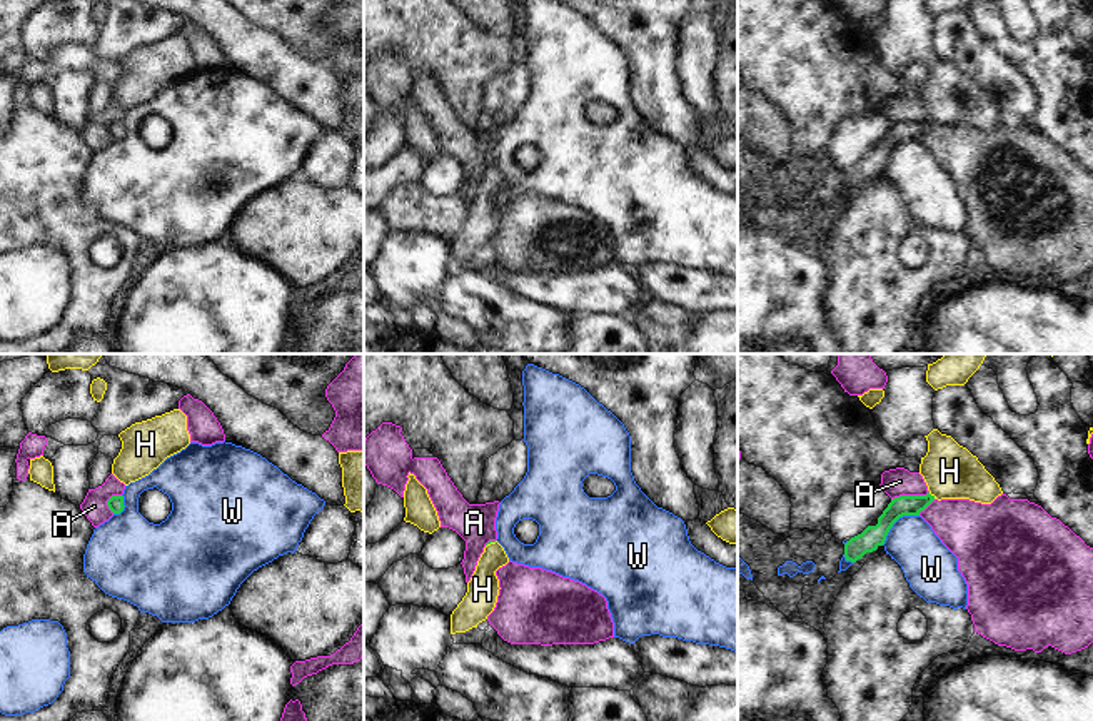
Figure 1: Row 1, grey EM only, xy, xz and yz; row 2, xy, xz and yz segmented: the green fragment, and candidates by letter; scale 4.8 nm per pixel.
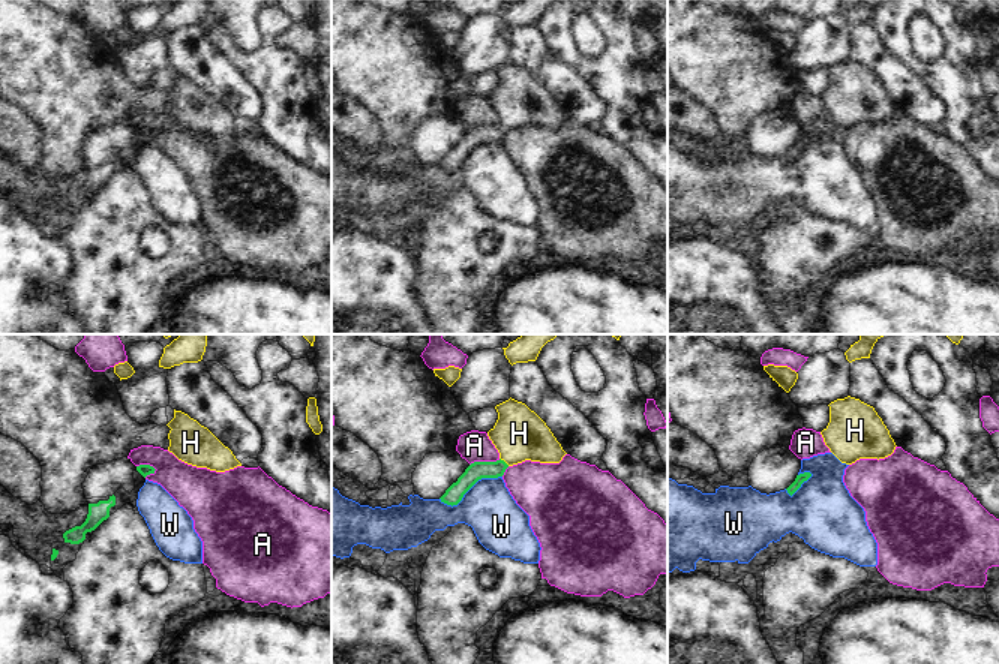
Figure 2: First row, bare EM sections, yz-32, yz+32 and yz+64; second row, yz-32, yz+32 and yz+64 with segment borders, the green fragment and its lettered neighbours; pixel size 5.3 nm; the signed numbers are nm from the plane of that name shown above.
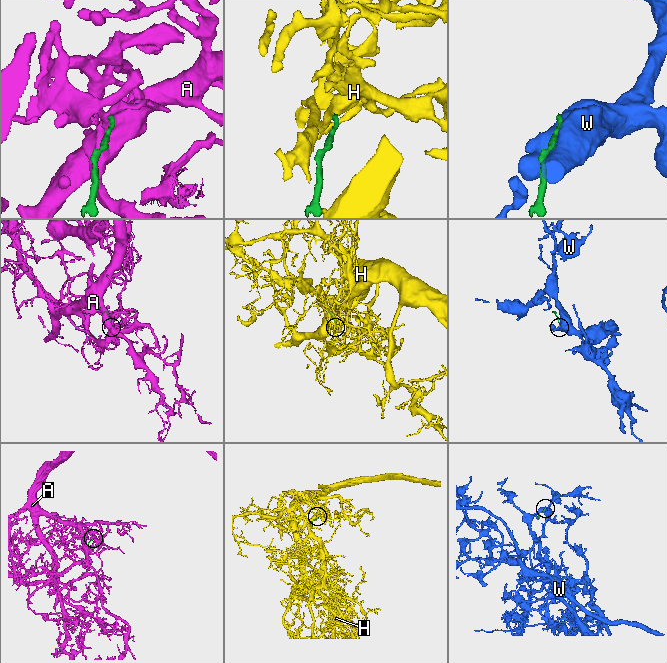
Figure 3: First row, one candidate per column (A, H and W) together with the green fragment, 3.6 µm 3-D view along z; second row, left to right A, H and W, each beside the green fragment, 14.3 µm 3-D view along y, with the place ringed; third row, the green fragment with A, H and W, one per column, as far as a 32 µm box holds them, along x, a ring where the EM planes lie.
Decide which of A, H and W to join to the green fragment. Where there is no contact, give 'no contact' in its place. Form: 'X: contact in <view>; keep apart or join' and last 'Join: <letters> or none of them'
A: contact in yz; keep apart
H: contact in yz; join
W: contact in yz; keep apart
Join: H

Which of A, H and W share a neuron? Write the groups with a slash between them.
A / H / W

